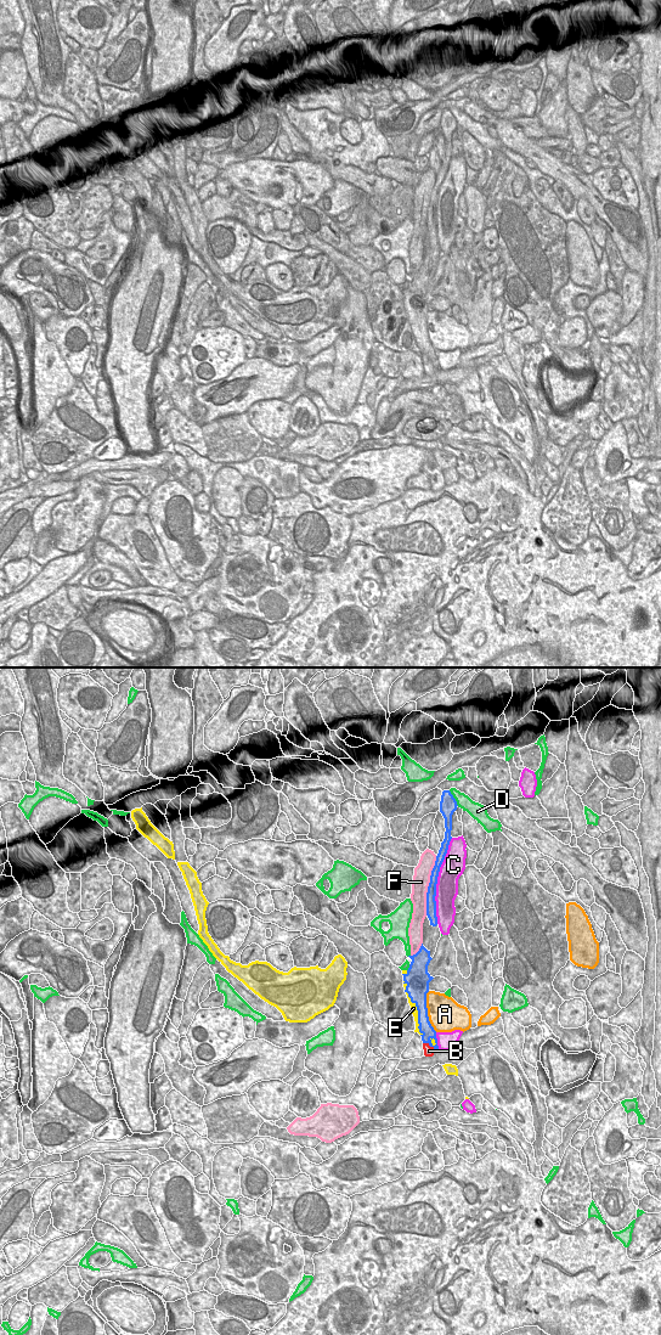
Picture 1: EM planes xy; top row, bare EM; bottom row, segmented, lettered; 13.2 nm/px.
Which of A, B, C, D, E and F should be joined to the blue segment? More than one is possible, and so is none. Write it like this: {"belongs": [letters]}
{"belongs": ["B"]}

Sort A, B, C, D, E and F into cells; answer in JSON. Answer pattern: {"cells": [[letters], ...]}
{"cells": [["A"], ["B"], ["C"], ["D"], ["E"], ["F"]]}

